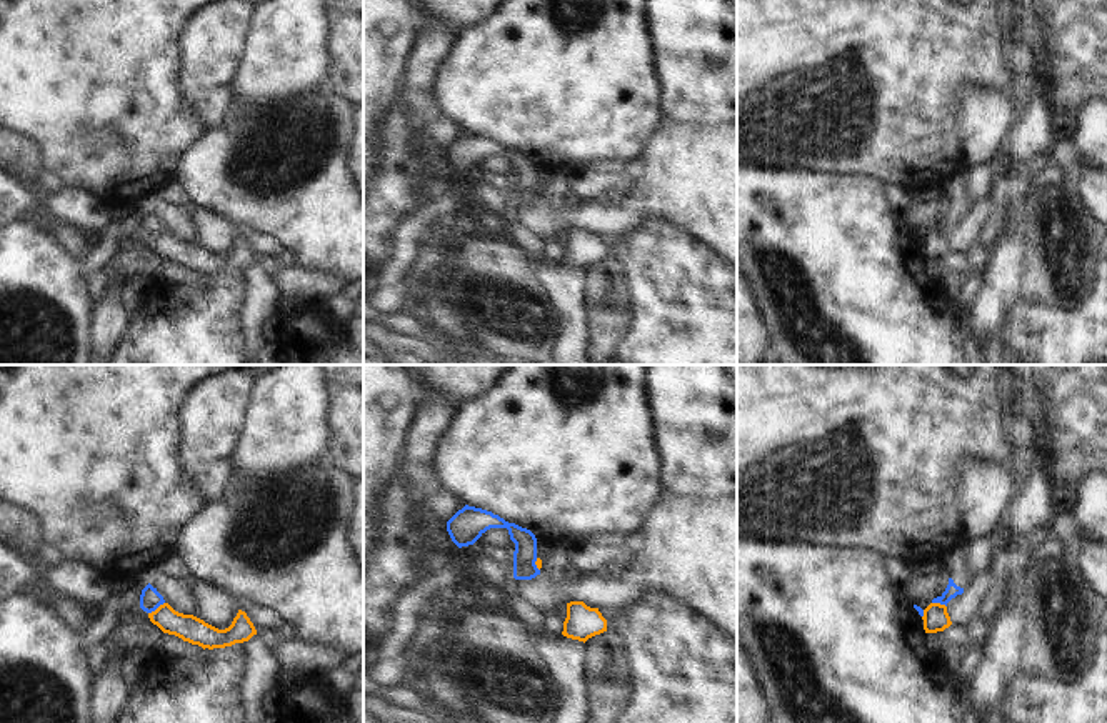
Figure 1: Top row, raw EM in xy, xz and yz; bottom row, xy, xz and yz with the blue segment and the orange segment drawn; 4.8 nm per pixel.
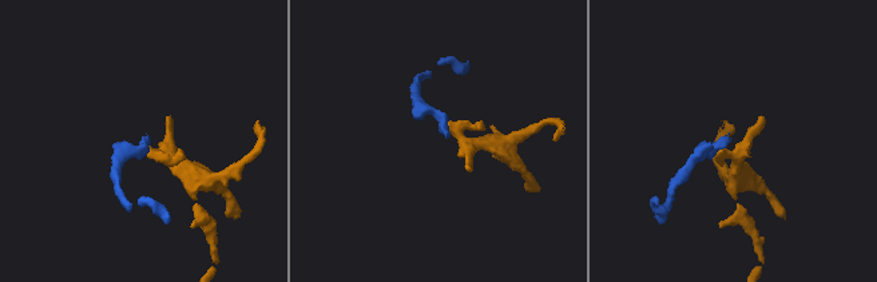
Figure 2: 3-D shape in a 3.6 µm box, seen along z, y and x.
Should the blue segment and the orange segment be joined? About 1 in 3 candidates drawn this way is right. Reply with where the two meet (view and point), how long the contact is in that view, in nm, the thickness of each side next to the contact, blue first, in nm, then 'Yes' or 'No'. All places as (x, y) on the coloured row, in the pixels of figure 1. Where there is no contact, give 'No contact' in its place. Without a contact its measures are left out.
Touches blue at xy (155, 608). Shared border 100 nm. Thickness 100 nm (blue) against 130 nm. No.

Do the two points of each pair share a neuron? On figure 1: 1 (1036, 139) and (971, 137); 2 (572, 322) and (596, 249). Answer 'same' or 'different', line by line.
1: different
2: same

